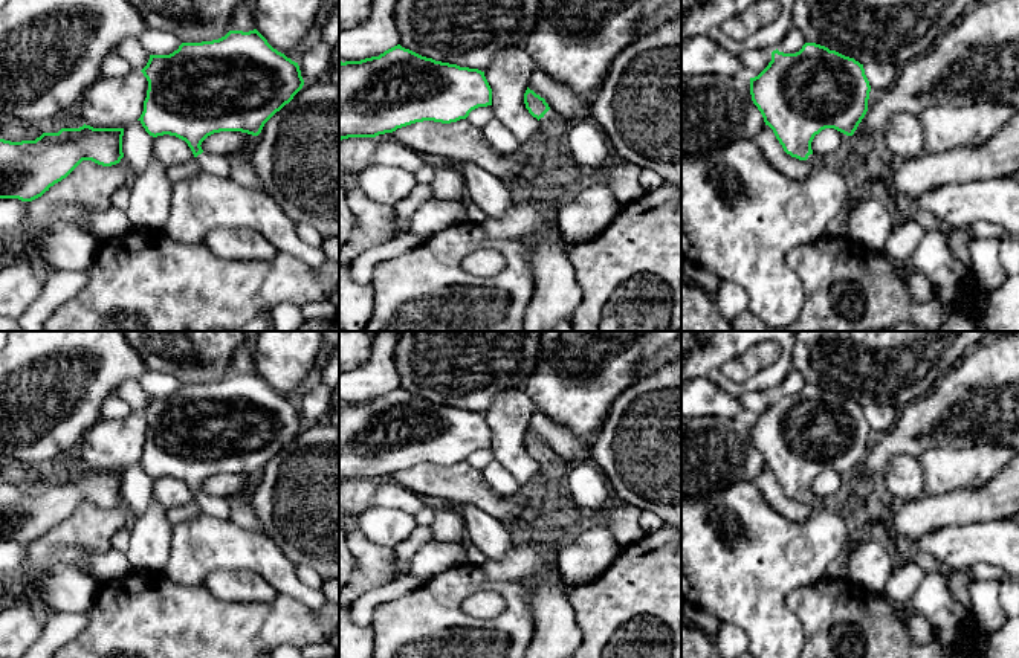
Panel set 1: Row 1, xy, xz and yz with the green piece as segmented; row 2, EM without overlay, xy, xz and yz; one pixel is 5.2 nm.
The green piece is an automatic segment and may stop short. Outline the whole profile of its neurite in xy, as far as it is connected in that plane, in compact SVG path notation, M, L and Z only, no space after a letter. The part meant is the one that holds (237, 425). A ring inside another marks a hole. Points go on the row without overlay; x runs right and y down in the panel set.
M229 373L225 379L202 385L182 385L170 397L150 397L147 408L141 412L148 423L144 453L137 461L145 473L153 478L176 478L188 485L202 514L231 519L229 502L226 498L205 495L202 484L220 473L241 473L258 478L264 466L289 446L302 431L304 421L298 405L273 391L267 382L257 373Z

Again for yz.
M805 385L796 395L784 395L778 391L772 394L772 403L755 420L750 420L750 437L753 446L761 453L784 493L799 502L807 502L813 513L837 507L833 499L816 496L811 484L825 470L834 470L846 478L852 478L868 453L871 427L865 417L863 406L836 392L816 385Z

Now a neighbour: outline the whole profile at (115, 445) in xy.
M141 412L121 420L101 420L81 441L81 458L93 470L125 470L144 453L148 423Z

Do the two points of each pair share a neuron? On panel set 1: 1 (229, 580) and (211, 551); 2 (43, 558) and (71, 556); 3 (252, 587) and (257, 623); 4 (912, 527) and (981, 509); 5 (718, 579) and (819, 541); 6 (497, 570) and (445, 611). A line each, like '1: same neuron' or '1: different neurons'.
1: different neurons
2: different neurons
3: different neurons
4: same neuron
5: same neuron
6: different neurons

